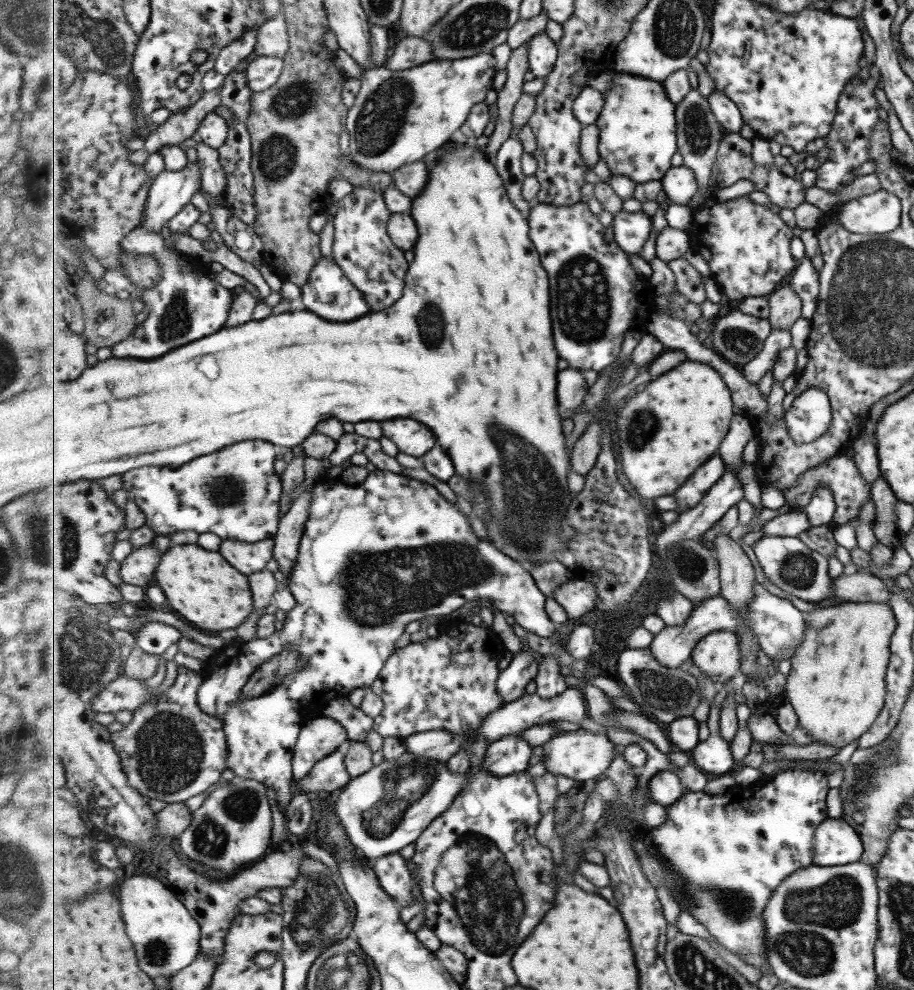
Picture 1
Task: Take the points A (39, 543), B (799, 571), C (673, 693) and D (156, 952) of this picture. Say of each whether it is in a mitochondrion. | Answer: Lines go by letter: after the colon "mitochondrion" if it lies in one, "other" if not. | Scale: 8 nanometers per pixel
A: mitochondrion
B: mitochondrion
C: mitochondrion
D: mitochondrion

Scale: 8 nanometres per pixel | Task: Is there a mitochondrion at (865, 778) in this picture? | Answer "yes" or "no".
yes

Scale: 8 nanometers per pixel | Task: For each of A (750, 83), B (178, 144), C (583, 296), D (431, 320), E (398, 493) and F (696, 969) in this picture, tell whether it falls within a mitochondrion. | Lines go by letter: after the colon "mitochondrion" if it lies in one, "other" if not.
A: other
B: other
C: mitochondrion
D: mitochondrion
E: other
F: mitochondrion

